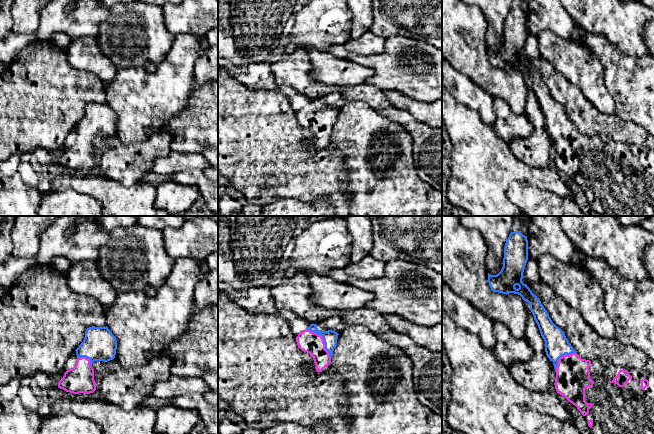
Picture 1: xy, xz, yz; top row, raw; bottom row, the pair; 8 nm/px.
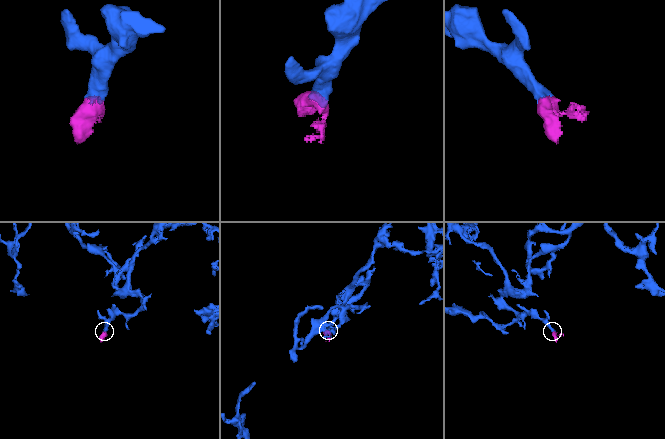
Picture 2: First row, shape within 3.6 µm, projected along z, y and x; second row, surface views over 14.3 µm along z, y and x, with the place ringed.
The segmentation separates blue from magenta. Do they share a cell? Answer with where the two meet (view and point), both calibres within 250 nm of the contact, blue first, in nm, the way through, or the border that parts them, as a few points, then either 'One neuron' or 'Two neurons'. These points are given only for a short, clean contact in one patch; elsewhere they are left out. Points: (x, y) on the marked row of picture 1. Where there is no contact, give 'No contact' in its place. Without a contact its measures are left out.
Touches blue at xz (323, 339). Thickness 120 nm (blue) against 170 nm. Path across: xz (330, 337), (323, 339), (310, 342). One neuron

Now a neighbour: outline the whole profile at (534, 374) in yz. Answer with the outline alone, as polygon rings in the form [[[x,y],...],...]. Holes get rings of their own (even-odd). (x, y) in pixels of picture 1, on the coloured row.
[[[545,351],[534,353],[526,362],[506,365],[513,378],[523,387],[535,392],[548,392],[552,365]]]

